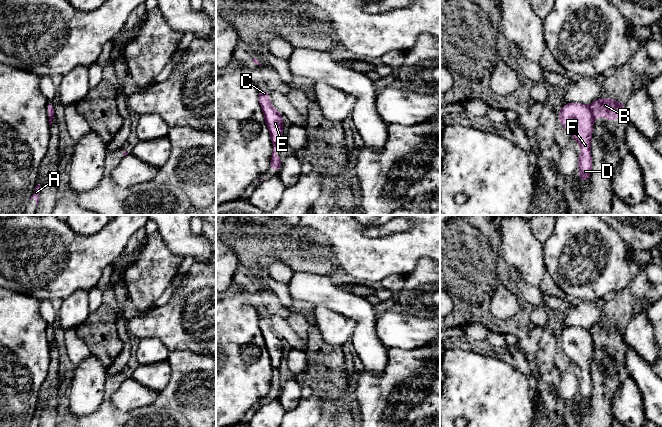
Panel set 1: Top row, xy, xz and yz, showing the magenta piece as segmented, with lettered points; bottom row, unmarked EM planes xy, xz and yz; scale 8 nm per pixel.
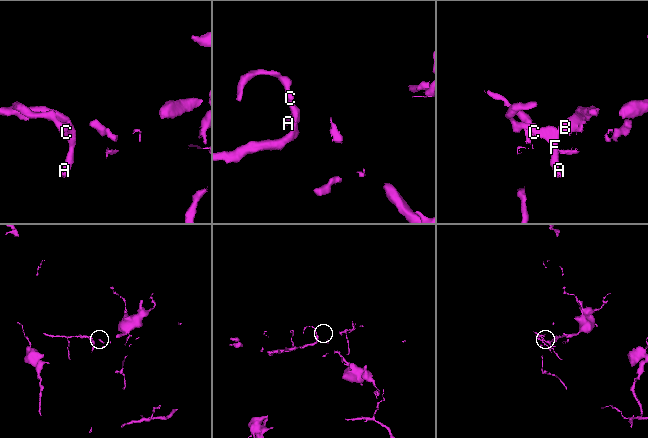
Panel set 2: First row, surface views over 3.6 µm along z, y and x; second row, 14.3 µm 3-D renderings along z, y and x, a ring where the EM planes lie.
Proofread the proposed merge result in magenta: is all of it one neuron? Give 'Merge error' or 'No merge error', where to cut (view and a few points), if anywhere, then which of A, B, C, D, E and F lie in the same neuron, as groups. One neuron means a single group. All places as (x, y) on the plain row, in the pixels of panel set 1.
Merge error. Split along yz (589, 332), (593, 342). Groups: A C D E F / B

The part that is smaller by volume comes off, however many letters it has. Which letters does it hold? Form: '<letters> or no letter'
B

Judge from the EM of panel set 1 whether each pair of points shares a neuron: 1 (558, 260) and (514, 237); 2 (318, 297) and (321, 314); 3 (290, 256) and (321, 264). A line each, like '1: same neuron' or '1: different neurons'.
1: different neurons
2: different neurons
3: same neuron

